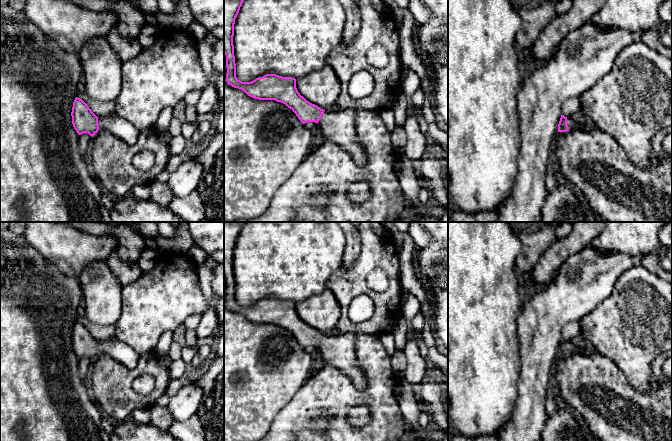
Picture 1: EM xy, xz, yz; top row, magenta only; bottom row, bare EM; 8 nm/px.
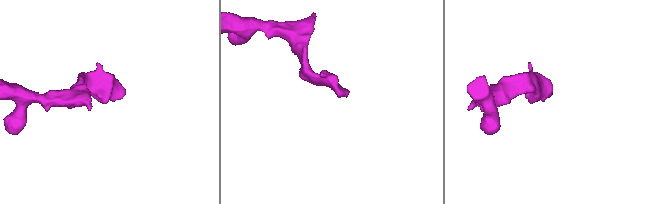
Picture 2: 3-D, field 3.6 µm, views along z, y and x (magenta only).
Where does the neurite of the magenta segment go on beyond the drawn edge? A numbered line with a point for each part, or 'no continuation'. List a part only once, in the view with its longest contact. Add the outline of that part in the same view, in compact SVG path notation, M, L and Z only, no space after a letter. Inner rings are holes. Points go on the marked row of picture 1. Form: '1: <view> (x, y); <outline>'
1: xz (337, 125); M355 109L325 110L317 124L319 137L343 148L358 166L364 166L366 154L358 141Z

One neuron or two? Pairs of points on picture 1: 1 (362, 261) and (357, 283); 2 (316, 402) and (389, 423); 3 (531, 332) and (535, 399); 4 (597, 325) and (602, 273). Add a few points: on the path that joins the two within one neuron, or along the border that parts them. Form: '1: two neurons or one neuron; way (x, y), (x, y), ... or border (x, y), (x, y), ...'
1: one neuron; way (362, 266), (357, 273), (357, 278)
2: one neuron; way (335, 399), (367, 399), (372, 404)
3: one neuron; way (535, 349), (535, 382)
4: two neurons; border (614, 286), (611, 293), (581, 319)

